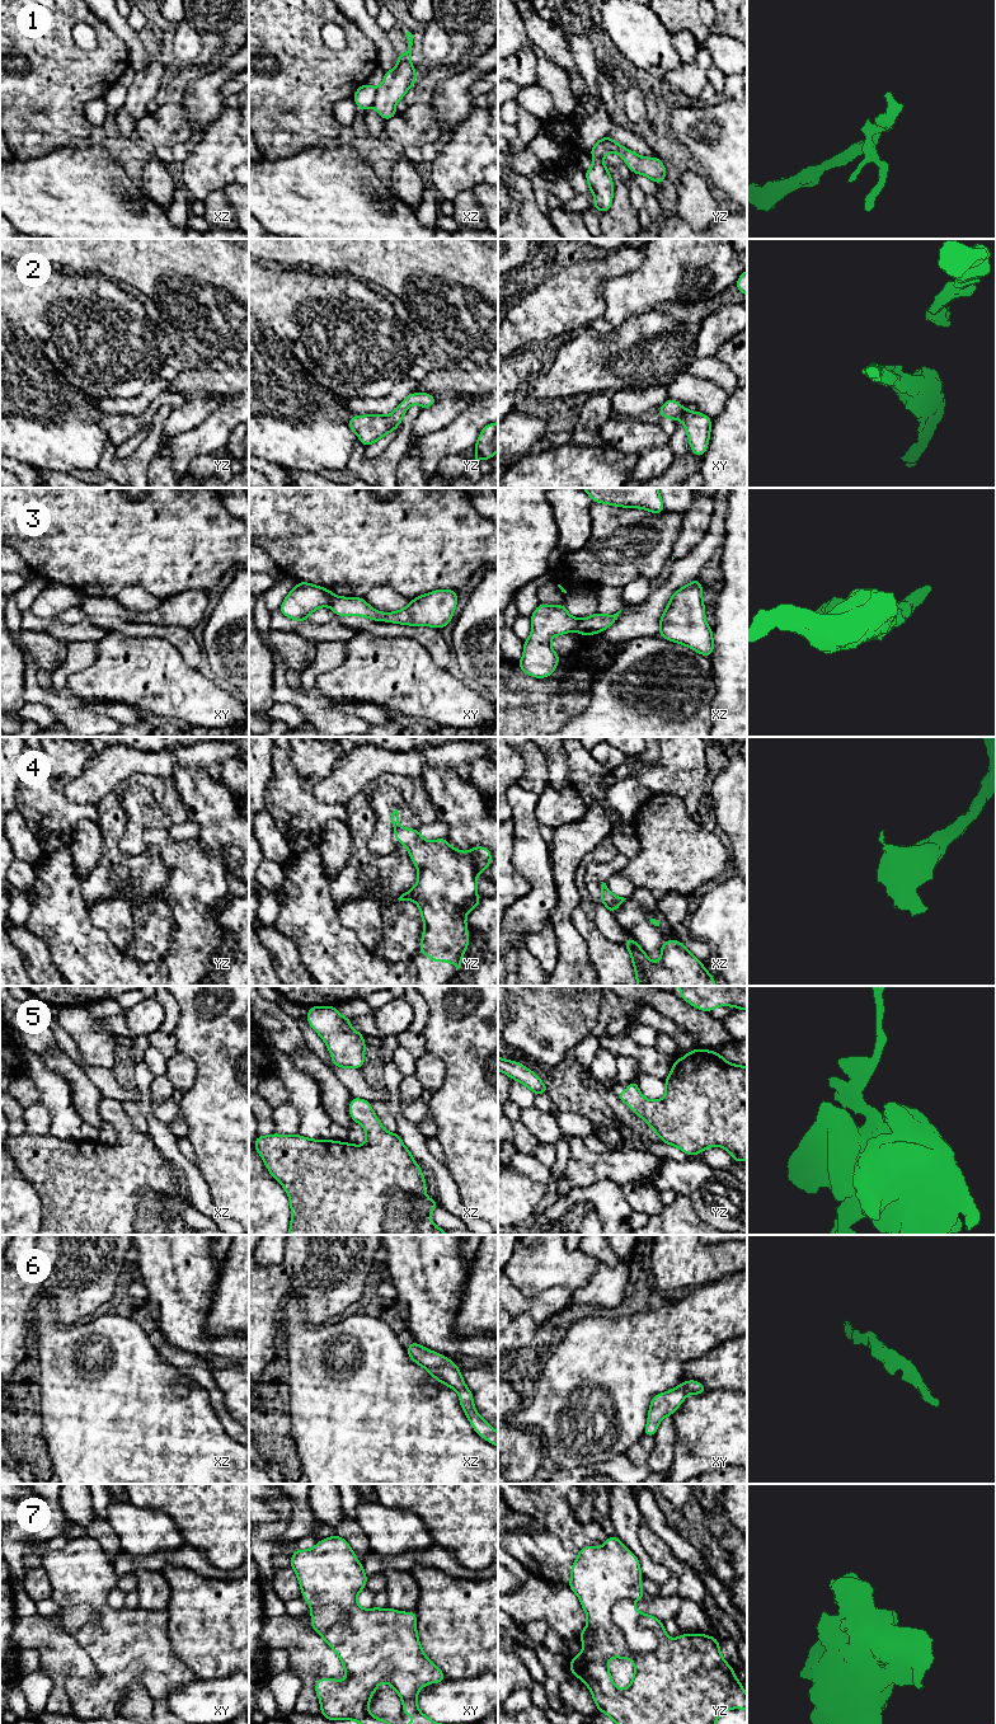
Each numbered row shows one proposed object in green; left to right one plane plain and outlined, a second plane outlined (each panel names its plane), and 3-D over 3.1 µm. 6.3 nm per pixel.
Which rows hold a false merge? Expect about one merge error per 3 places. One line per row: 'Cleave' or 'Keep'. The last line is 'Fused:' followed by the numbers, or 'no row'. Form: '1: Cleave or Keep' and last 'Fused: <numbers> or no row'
1: Cleave
2: Keep
3: Cleave
4: Cleave
5: Keep
6: Keep
7: Cleave
Fused: 1, 3, 4, 7

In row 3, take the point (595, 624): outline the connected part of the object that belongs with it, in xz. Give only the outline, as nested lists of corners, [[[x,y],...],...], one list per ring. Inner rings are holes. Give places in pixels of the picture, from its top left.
[[[621,610],[614,615],[603,615],[597,611],[589,617],[581,619],[577,625],[577,631],[581,635],[600,634],[602,630],[612,626],[616,623],[620,612]]]

